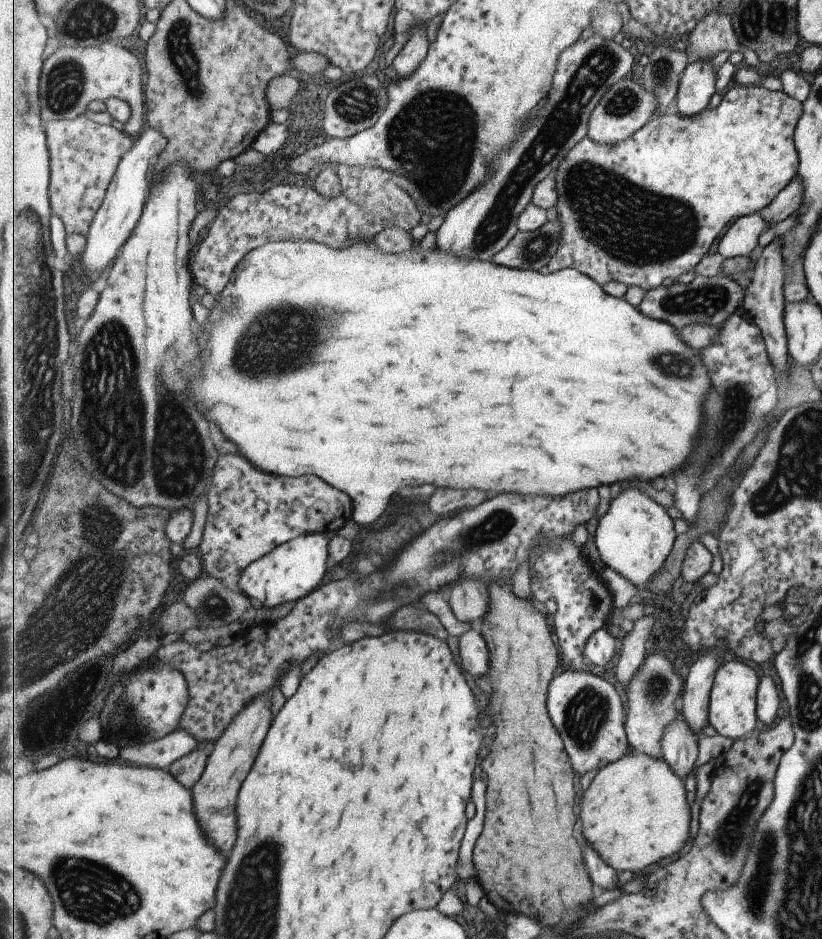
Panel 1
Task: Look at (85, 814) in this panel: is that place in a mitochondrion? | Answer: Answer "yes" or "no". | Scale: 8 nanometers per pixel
no

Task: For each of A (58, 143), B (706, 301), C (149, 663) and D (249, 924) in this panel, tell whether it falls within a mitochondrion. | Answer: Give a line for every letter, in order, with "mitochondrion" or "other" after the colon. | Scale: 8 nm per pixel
A: other
B: mitochondrion
C: other
D: mitochondrion

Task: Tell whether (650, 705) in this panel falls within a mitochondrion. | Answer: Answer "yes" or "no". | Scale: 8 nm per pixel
yes

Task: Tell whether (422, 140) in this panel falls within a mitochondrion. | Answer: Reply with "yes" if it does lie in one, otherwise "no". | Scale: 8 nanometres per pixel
yes

